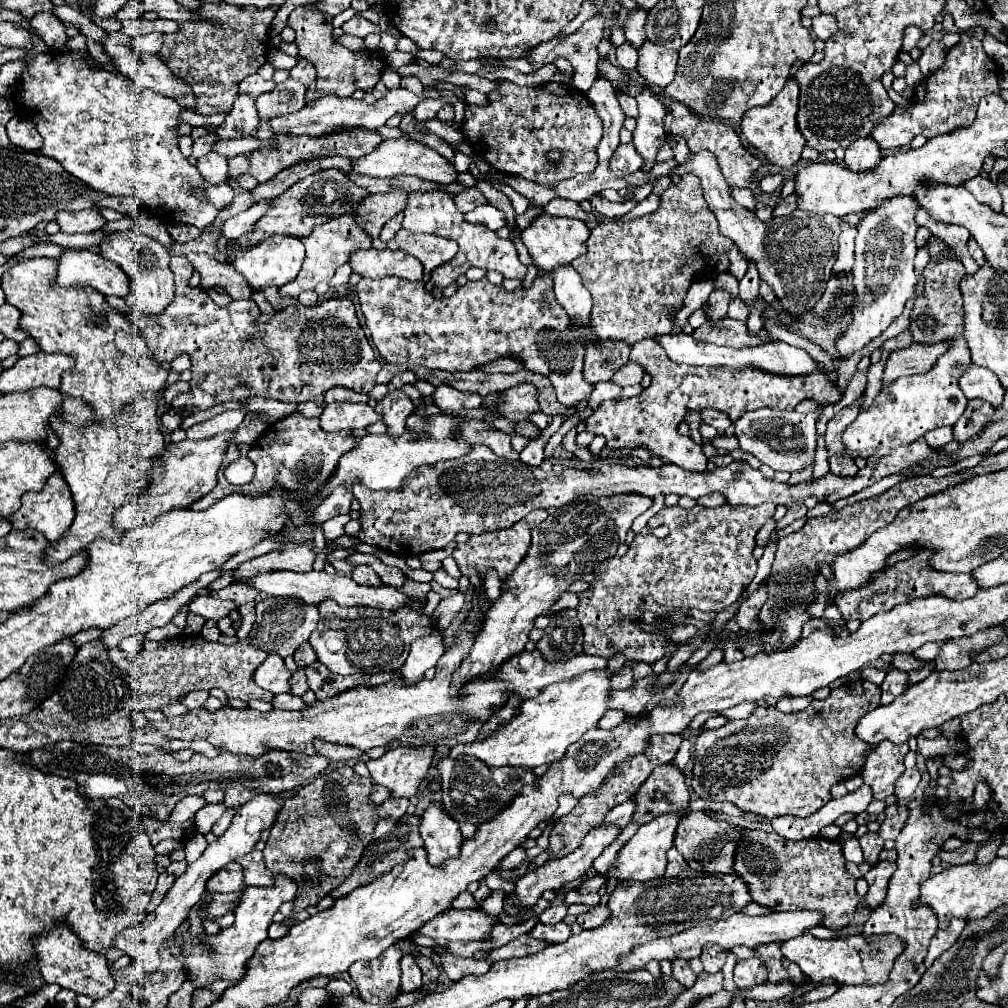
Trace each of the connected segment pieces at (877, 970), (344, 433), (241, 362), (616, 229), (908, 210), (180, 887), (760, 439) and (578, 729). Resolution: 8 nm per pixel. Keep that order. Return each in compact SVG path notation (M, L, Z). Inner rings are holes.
M804 934L797 938L781 942L781 954L799 964L803 974L811 978L811 982L837 982L837 984L877 984L885 982L895 958L903 950L903 942L895 936L881 936L871 940L869 944L863 940L861 934L839 936L833 940L819 940L811 934Z
M295 412L275 424L271 424L263 436L255 442L255 446L247 452L247 458L255 464L255 476L245 486L229 486L229 482L223 476L223 470L239 458L239 448L235 444L229 444L227 454L223 458L223 464L217 472L217 486L203 496L203 500L197 500L191 508L209 508L215 504L215 500L231 494L231 492L263 492L263 488L271 488L271 482L279 480L279 484L287 484L287 488L295 488L295 492L311 492L315 484L323 484L327 476L335 470L335 464L339 462L339 456L347 452L357 442L357 436L353 430L339 430L339 432L325 432L321 428L319 418L305 418L303 414Z
M173 256L169 264L171 272L175 274L175 298L173 302L157 316L137 316L125 302L125 298L107 296L107 302L119 310L123 316L127 316L135 328L145 338L147 348L153 352L155 360L159 364L171 362L182 352L189 354L191 358L191 390L179 398L173 400L173 408L193 408L193 410L205 410L213 408L217 404L225 404L231 400L243 400L243 398L277 398L283 402L323 402L323 394L331 386L347 386L355 392L369 392L375 386L375 376L381 370L381 362L375 356L375 350L371 348L369 340L365 336L355 336L347 328L339 326L315 326L315 320L347 320L347 322L359 322L355 316L355 306L349 298L333 298L323 300L317 306L305 308L305 306L289 306L283 312L277 312L273 320L265 324L257 324L259 308L253 300L233 300L229 306L219 308L213 304L209 294L203 288L191 288L187 284L187 272L193 272L193 266L185 256Z
M683 174L679 184L671 184L661 194L661 206L653 214L641 216L625 224L605 220L591 230L591 236L587 240L587 254L571 262L571 266L581 276L585 288L593 296L593 308L589 324L585 328L599 336L599 340L625 344L635 344L643 338L653 338L655 334L669 334L673 330L673 318L669 318L669 314L677 314L683 310L683 300L687 296L689 286L699 276L713 274L721 254L729 256L728 272L740 281L746 274L748 262L741 256L733 240L727 240L727 236L719 232L719 224L703 198L699 178Z
M893 196L889 200L879 202L875 208L863 212L857 224L857 238L855 238L855 266L853 266L853 284L857 292L857 304L853 308L853 324L849 326L847 332L843 332L837 340L837 348L841 352L841 358L851 356L853 352L861 350L869 340L879 336L903 310L907 298L913 294L913 288L917 284L915 272L913 272L913 260L917 254L915 246L915 234L917 234L917 224L915 224L915 212L917 204L913 196Z
M257 794L253 796L249 802L245 802L241 808L237 808L235 816L233 816L233 822L231 826L225 830L225 834L217 836L215 842L211 842L207 846L207 850L187 866L187 870L173 882L173 886L169 888L169 892L165 894L163 902L151 912L147 914L147 918L133 926L133 928L127 928L123 932L119 932L115 938L113 938L113 946L127 952L131 958L139 960L143 970L145 972L155 972L157 964L159 964L159 956L157 956L157 948L163 946L163 940L173 936L175 930L187 920L187 912L201 900L201 896L205 894L205 884L207 880L219 872L225 864L229 864L231 860L237 860L245 854L249 854L253 850L253 846L259 842L259 836L261 832L267 828L271 828L277 820L277 814L281 812L283 804L281 804L281 796L279 794Z
M771 408L743 412L743 416L739 416L733 422L739 448L743 452L757 456L763 464L769 464L773 470L787 470L787 472L801 470L813 462L815 420L819 414L821 414L821 408L813 414L799 414L795 410L789 412L789 410L771 410Z
M615 652L607 666L601 670L591 670L585 674L579 674L565 682L549 684L539 696L527 698L521 704L521 714L513 718L507 726L499 728L495 734L485 738L483 742L471 742L471 744L459 744L453 746L449 752L449 758L457 758L461 754L477 756L489 766L541 766L551 764L553 760L559 760L567 746L577 742L587 730L597 728L601 716L609 710L609 702L613 698L611 690L611 676L615 676L623 664L627 664L629 658L625 658L621 652Z

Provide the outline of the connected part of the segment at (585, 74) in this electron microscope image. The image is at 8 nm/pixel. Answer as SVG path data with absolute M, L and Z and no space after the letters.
M597 14L597 16L593 16L591 20L587 20L577 32L573 32L573 34L569 34L569 36L561 36L559 40L543 42L543 44L531 48L531 50L527 52L527 56L523 56L523 58L527 58L527 60L531 62L533 70L539 70L541 66L545 66L545 64L549 64L549 62L553 62L553 60L557 60L557 58L567 58L569 64L575 68L573 86L579 88L579 90L583 90L583 92L587 92L587 90L591 88L595 76L597 76L597 60L599 60L597 44L599 44L599 40L603 38L603 28L605 28L605 18L603 18L601 14Z

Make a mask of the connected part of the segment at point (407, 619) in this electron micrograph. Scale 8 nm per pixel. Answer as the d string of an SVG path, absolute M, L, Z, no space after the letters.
M405 576L403 586L399 592L407 594L409 598L415 598L421 608L415 608L413 604L403 604L397 610L379 610L371 606L339 606L335 600L323 600L319 604L319 624L317 630L311 634L309 644L313 646L317 660L325 664L333 674L379 674L379 672L395 672L399 670L407 656L411 642L421 636L429 636L433 632L431 616L423 612L427 594L431 590L429 582L415 582Z

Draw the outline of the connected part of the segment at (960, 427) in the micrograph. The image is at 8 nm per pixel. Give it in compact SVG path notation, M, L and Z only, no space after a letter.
M979 398L969 400L967 410L959 418L959 422L953 426L955 440L957 442L967 442L969 438L977 436L987 426L987 422L993 418L995 410L997 408L993 404L987 404L985 400L979 400Z

